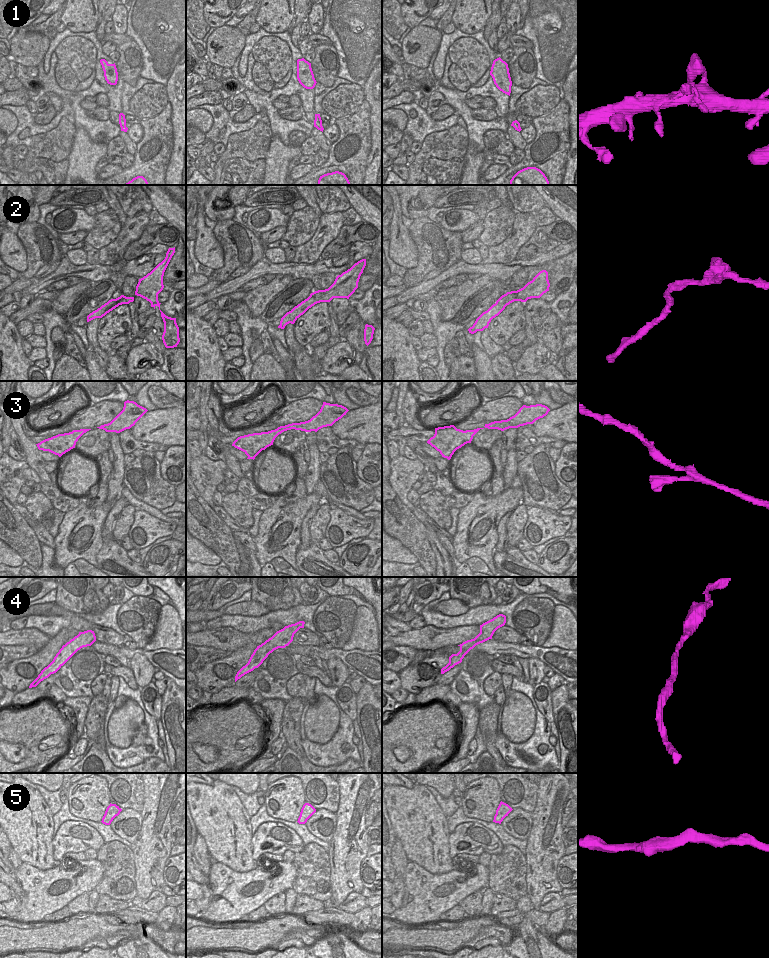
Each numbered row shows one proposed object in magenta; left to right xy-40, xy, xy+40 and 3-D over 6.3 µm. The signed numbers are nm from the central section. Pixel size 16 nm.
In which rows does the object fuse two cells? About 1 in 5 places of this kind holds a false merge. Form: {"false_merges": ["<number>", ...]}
{"false_merges": []}

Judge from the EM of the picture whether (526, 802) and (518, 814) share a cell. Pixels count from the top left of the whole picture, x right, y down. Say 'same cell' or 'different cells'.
different cells

